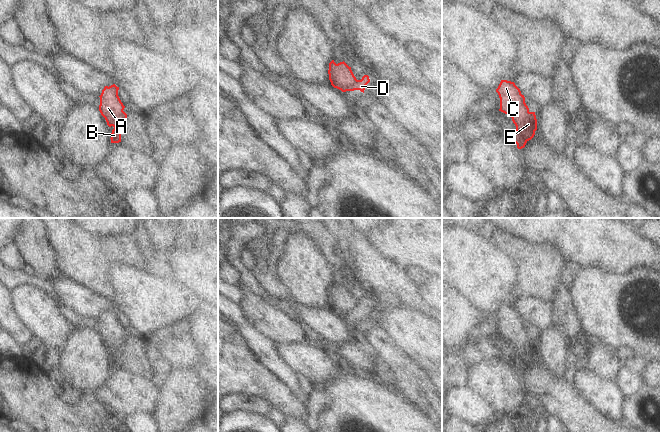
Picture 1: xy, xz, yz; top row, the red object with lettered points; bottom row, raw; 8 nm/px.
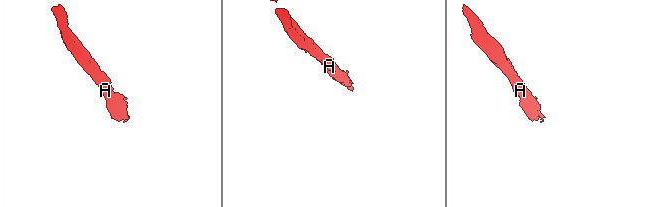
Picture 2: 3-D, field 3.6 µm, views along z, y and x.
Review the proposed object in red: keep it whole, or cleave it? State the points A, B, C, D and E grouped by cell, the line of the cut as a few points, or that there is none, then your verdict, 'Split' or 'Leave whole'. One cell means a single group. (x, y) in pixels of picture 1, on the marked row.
Groups: A B C D E. No split. Leave whole

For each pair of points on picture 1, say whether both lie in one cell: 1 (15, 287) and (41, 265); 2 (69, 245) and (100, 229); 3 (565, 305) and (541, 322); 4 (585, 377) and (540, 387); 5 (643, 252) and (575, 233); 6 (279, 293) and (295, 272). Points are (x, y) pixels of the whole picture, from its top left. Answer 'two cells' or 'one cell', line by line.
1: two cells
2: two cells
3: two cells
4: two cells
5: one cell
6: two cells

